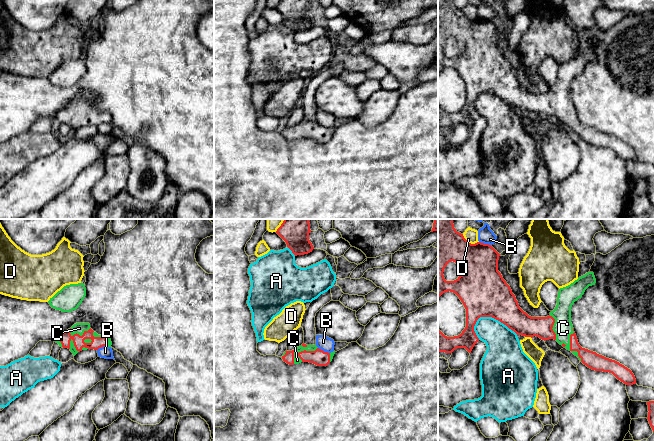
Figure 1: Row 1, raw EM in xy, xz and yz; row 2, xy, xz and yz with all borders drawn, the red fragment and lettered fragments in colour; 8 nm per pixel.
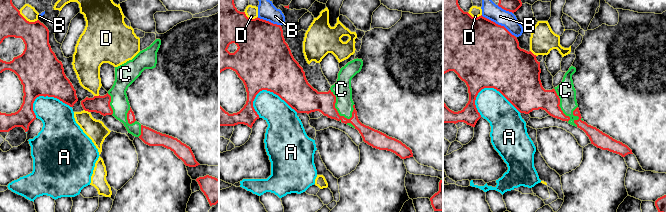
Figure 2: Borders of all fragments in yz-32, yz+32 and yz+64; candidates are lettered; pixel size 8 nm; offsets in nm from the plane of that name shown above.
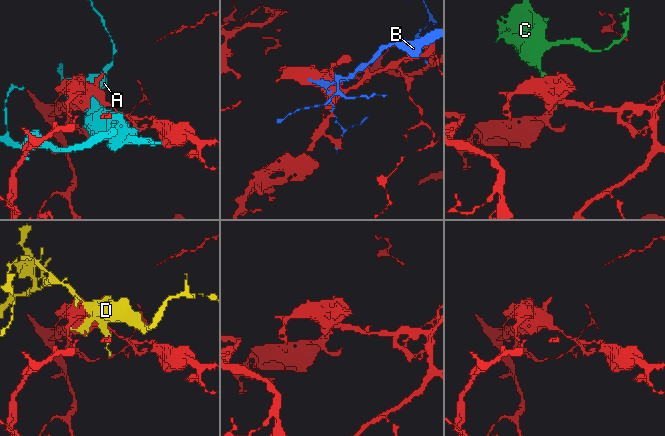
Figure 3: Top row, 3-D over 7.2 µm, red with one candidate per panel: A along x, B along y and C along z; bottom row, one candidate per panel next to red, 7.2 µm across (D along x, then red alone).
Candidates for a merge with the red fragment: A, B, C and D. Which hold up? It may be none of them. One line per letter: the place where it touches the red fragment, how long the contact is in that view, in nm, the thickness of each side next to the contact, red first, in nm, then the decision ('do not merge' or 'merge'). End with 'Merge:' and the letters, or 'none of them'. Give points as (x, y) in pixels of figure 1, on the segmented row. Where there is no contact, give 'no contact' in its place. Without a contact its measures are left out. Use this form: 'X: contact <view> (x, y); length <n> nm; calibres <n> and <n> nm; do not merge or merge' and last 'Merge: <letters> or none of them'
A: contact yz (494, 318); length 360 nm; calibres 380 and 280 nm; do not merge
B: contact xz (323, 351); length 110 nm; calibres 130 and 120 nm; do not merge
C: contact yz (570, 346); length 280 nm; calibres 140 and 160 nm; merge
D: contact yz (470, 243); length 150 nm; calibres 340 and 110 nm; do not merge
Merge: C

